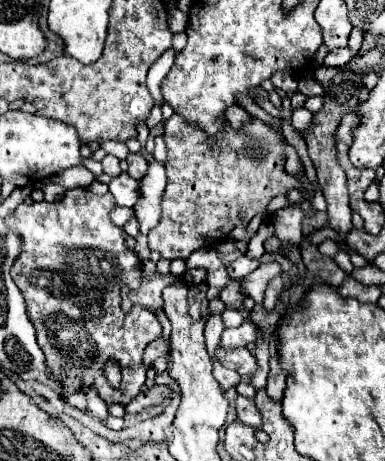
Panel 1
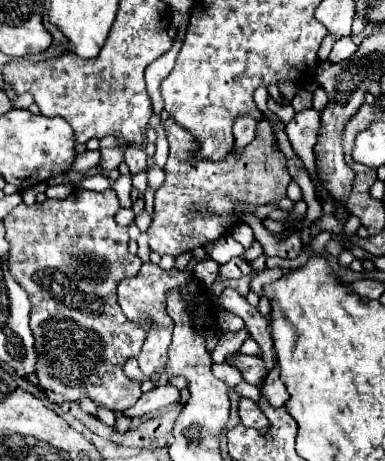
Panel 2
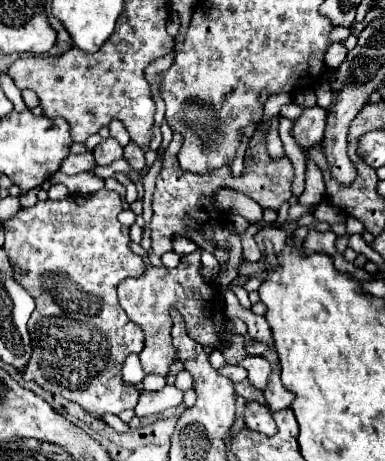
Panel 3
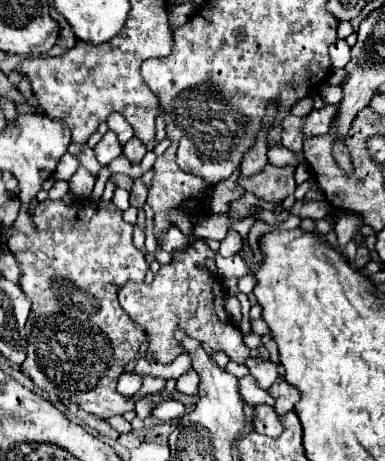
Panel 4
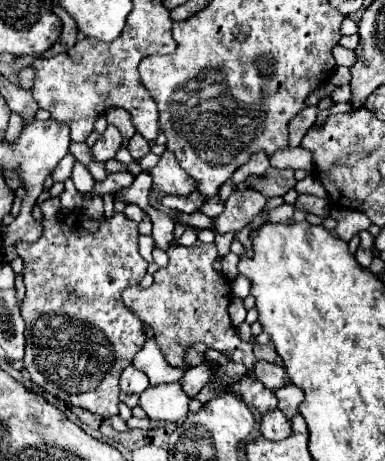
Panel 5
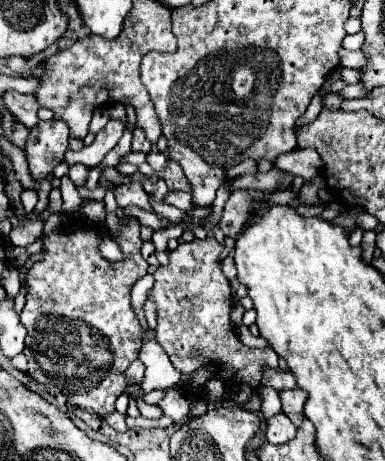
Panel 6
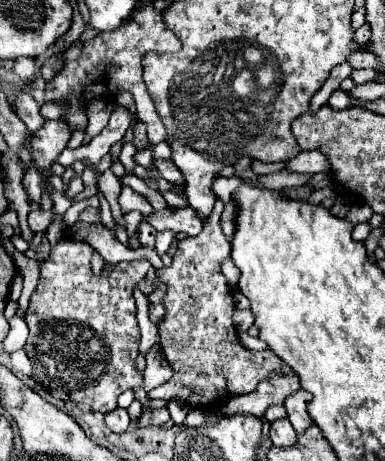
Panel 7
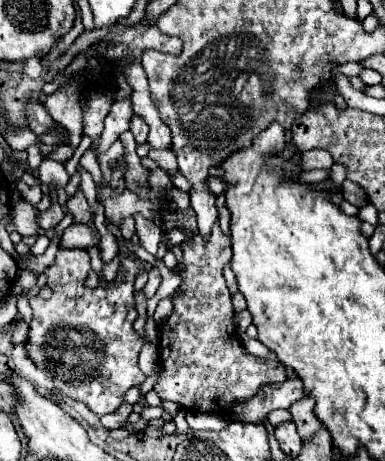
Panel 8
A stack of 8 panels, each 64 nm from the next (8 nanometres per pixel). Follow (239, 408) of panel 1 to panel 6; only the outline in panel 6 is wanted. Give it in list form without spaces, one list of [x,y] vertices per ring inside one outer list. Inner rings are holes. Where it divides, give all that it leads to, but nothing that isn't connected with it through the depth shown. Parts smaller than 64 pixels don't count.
[[[278,414],[272,420],[268,420],[266,438],[272,444],[288,444],[296,436],[296,426],[288,420],[288,416]]]

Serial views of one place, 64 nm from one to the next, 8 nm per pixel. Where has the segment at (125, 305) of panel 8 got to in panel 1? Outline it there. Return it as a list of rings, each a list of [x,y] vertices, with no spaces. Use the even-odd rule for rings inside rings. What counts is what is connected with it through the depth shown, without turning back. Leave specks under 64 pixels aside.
[[[74,188],[64,194],[60,202],[34,202],[34,204],[20,204],[8,218],[8,228],[20,232],[22,236],[22,252],[12,264],[10,272],[14,282],[20,286],[28,316],[36,328],[38,346],[46,354],[46,364],[52,376],[60,376],[64,380],[64,398],[82,392],[84,388],[96,388],[100,398],[106,404],[128,404],[146,380],[146,370],[142,368],[142,350],[148,342],[162,334],[162,326],[154,314],[126,314],[120,308],[120,288],[122,286],[136,286],[140,282],[142,262],[138,256],[126,248],[124,230],[118,228],[110,220],[110,212],[116,206],[114,196],[108,192],[104,196],[90,194],[88,188]],[[108,362],[118,362],[122,372],[122,382],[114,388],[106,374],[104,366]]]

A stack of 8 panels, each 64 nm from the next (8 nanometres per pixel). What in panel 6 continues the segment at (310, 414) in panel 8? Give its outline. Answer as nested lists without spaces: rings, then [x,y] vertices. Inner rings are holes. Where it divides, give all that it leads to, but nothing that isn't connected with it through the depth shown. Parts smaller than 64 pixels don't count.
[[[294,388],[294,390],[286,390],[280,392],[280,400],[282,400],[282,410],[284,414],[292,420],[294,426],[300,426],[304,422],[304,404],[308,400],[308,394],[302,388]]]

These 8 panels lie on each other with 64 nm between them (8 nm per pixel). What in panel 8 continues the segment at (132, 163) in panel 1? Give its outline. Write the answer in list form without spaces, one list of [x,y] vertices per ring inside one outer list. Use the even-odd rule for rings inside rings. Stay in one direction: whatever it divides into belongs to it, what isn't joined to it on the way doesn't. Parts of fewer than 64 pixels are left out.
[[[132,116],[132,120],[130,120],[130,130],[132,130],[132,134],[134,134],[138,146],[140,146],[140,144],[146,144],[146,138],[148,138],[148,124],[146,124],[140,116]]]

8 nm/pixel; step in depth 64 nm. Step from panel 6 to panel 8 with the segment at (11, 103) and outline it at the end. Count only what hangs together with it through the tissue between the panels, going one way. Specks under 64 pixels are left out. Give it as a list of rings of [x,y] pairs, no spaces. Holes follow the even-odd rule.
[[[38,102],[28,104],[28,122],[30,122],[30,130],[36,136],[42,136],[44,132],[60,132],[60,124],[54,122],[52,116]]]

